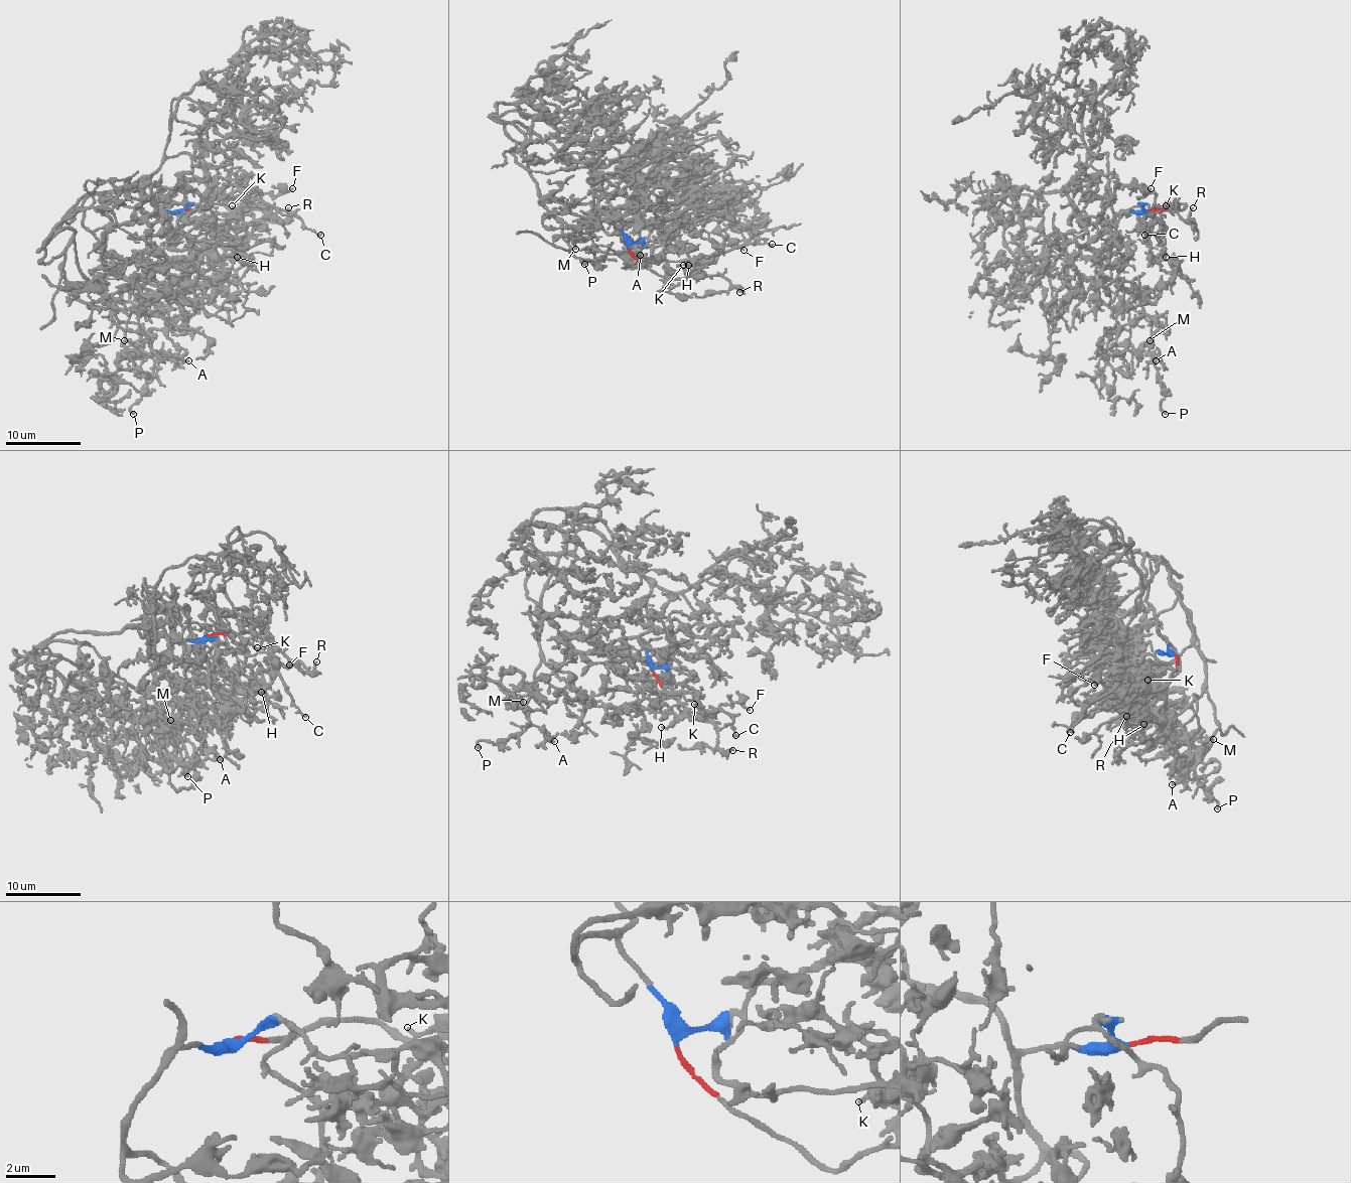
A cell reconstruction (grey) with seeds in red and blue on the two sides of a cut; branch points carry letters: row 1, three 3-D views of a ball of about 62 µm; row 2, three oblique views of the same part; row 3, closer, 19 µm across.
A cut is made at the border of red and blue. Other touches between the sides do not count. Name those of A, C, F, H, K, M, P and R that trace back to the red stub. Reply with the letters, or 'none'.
C, F, K, R

